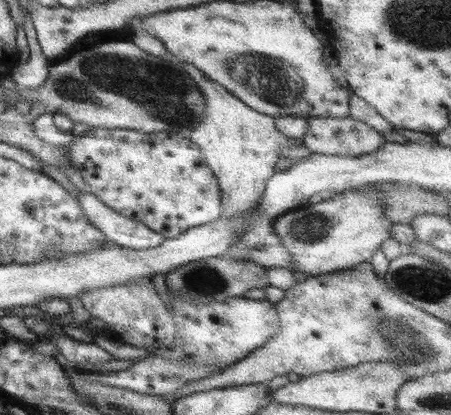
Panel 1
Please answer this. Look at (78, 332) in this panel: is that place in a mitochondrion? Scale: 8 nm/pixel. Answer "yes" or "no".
no

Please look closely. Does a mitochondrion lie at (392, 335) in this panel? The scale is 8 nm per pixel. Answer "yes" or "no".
yes

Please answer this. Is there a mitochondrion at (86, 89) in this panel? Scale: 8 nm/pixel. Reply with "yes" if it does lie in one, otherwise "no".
yes

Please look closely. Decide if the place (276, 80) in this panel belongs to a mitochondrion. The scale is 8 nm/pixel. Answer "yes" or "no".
yes

